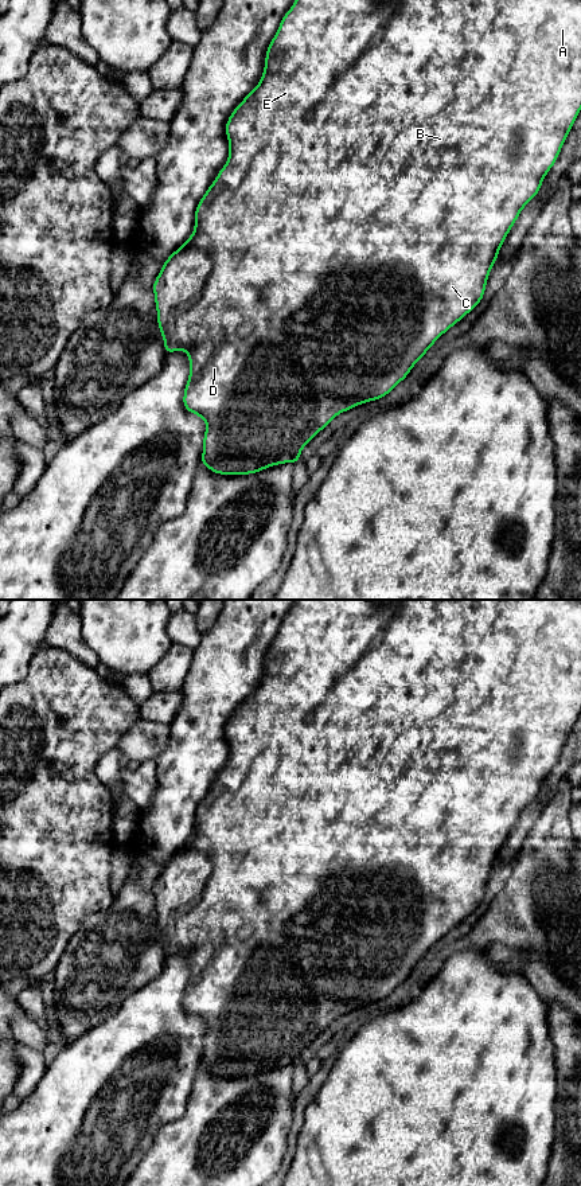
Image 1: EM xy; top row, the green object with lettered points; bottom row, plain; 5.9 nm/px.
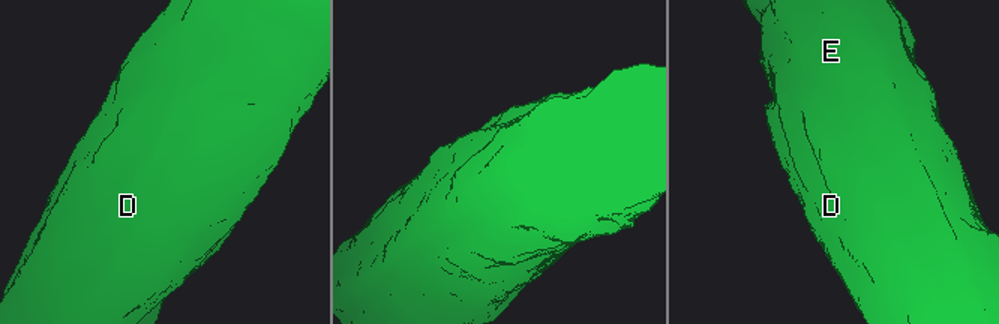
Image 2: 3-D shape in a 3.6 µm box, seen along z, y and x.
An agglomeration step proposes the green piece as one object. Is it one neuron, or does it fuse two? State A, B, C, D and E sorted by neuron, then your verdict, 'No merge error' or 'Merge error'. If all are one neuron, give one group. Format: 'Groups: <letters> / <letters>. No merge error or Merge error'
Groups: A B C D E. No merge error

